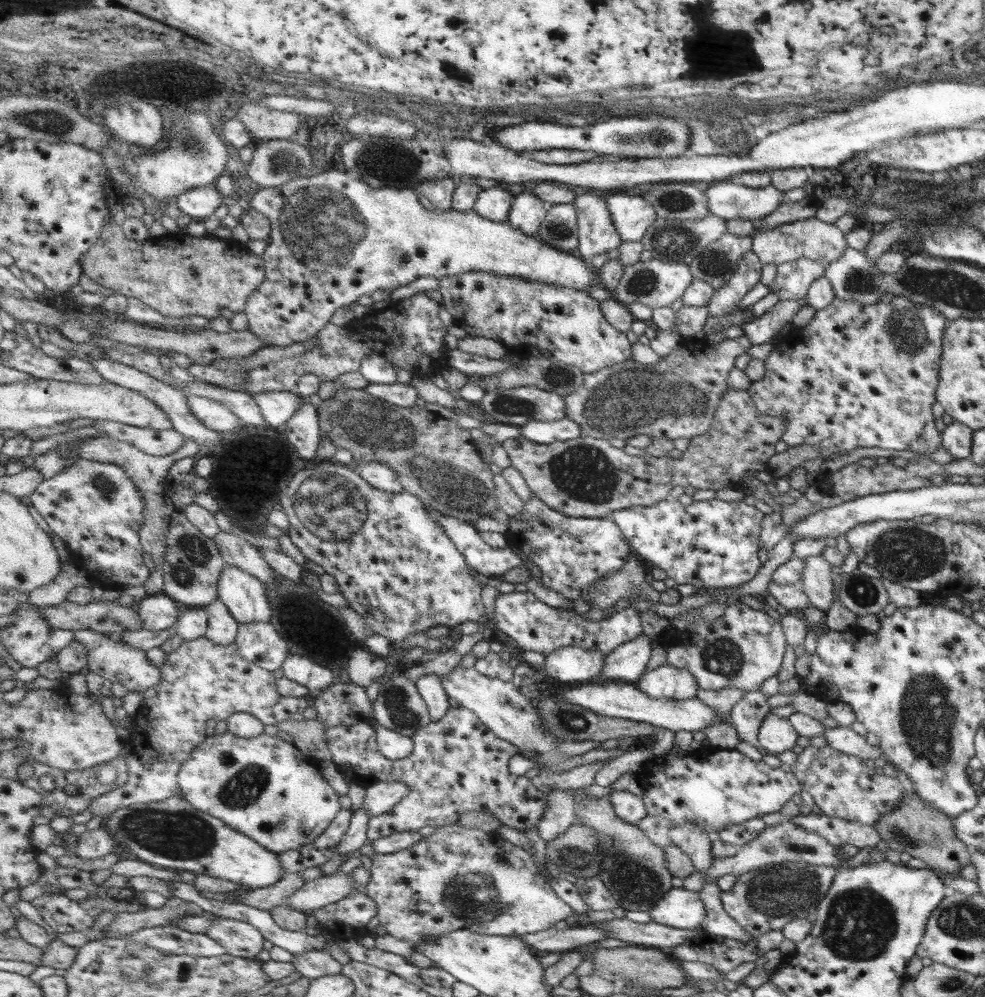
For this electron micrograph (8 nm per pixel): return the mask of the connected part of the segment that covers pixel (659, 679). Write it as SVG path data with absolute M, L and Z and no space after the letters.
M664 664L648 671L638 683L652 698L688 700L702 693L699 679L692 671Z

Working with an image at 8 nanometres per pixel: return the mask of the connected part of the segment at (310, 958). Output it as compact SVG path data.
M306 950L296 954L293 963L303 976L311 979L344 972L344 965L326 950Z

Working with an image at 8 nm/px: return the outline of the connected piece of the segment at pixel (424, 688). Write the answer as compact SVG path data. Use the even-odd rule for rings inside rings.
M424 675L417 681L417 684L429 705L432 721L443 720L451 710L452 704L450 704L450 694L446 692L440 676Z

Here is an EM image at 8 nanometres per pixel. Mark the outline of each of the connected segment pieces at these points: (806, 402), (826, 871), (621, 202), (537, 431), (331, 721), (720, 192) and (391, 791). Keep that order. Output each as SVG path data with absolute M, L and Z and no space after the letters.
M902 296L892 298L888 304L878 302L877 304L860 304L852 300L842 300L836 298L830 306L816 310L814 317L808 325L802 328L790 327L779 340L773 342L773 349L768 360L765 361L765 368L768 373L751 385L750 394L759 408L760 414L764 416L784 416L784 433L780 440L786 442L789 447L804 446L812 444L820 448L820 458L822 460L835 459L842 454L850 454L856 448L890 448L892 450L911 450L928 454L934 452L942 446L942 436L936 430L934 424L935 417L932 415L932 404L936 402L936 387L938 386L939 367L942 354L942 338L944 330L948 326L947 317L942 315L936 308L926 304L916 304L908 298Z
M780 862L777 865L764 865L760 869L754 869L746 874L737 877L734 886L728 891L720 892L724 910L736 921L748 934L752 934L754 939L770 930L782 930L782 927L792 919L807 918L808 914L816 912L816 907L821 898L832 886L832 881L836 876L838 867L844 867L844 863L839 866L822 866L799 862Z
M612 194L607 197L607 200L623 242L644 240L646 233L656 225L658 217L660 218L656 206L652 206L652 203L640 194L636 194L636 196Z
M568 416L554 422L532 419L528 424L522 425L521 430L522 437L530 438L532 442L539 444L576 440L584 434L583 427Z
M336 682L330 688L314 694L312 705L319 713L319 720L326 727L353 726L356 722L369 722L372 713L370 696L366 687Z
M724 180L705 188L708 212L724 221L741 218L754 222L773 213L785 198L785 193L772 184L752 188Z
M379 782L367 788L364 807L372 816L390 813L394 807L412 793L412 788L404 782Z

